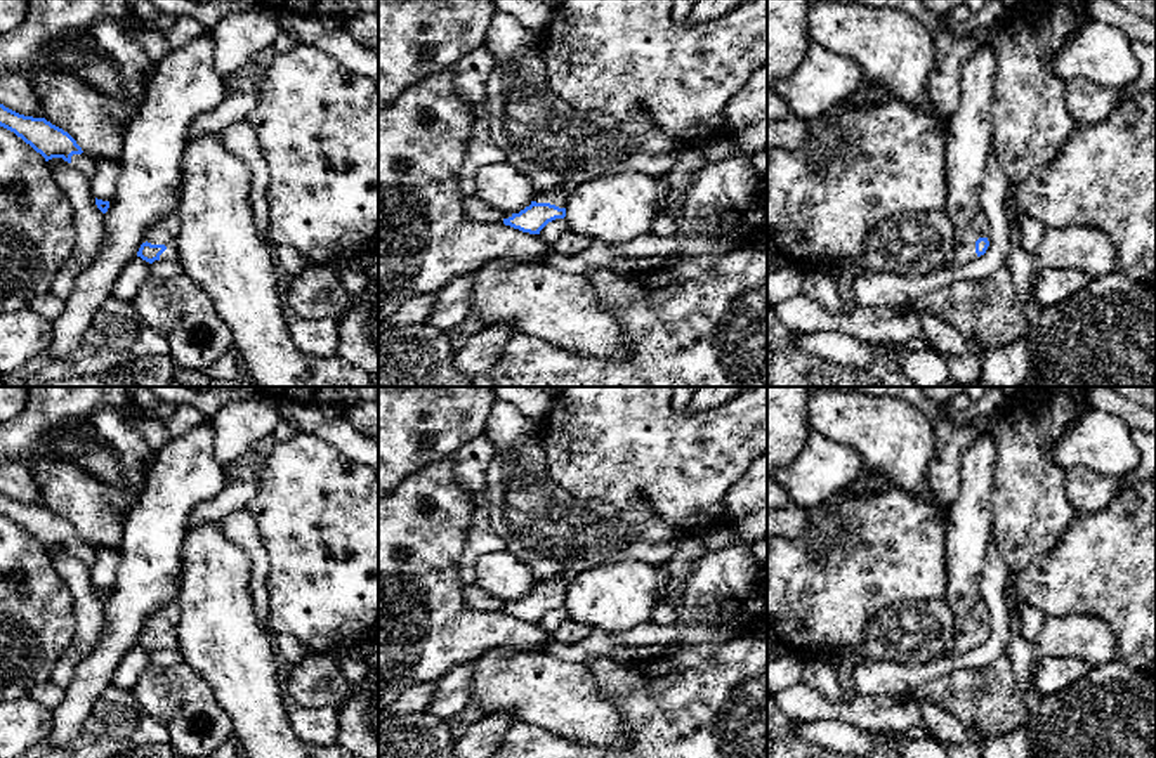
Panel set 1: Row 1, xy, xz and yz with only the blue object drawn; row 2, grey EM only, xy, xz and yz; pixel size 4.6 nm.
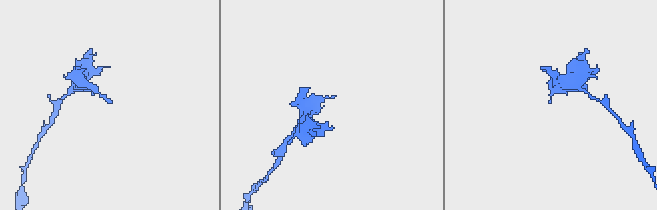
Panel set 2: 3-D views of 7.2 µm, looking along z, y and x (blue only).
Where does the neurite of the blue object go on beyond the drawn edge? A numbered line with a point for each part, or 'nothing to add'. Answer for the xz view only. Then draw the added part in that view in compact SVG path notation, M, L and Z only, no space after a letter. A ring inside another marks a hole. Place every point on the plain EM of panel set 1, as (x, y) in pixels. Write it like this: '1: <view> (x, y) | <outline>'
1: xz (558, 585) | M583 560L578 564L569 565L566 571L555 574L550 579L538 581L533 590L536 591L550 591L559 597L566 597L569 581L578 576L580 572L595 567L597 564Z

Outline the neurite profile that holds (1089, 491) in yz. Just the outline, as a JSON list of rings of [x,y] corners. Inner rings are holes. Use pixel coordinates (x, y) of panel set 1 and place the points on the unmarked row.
[[[1069,467],[1066,468],[1066,487],[1074,515],[1085,515],[1104,510],[1126,486],[1123,477],[1107,477],[1085,467]]]

